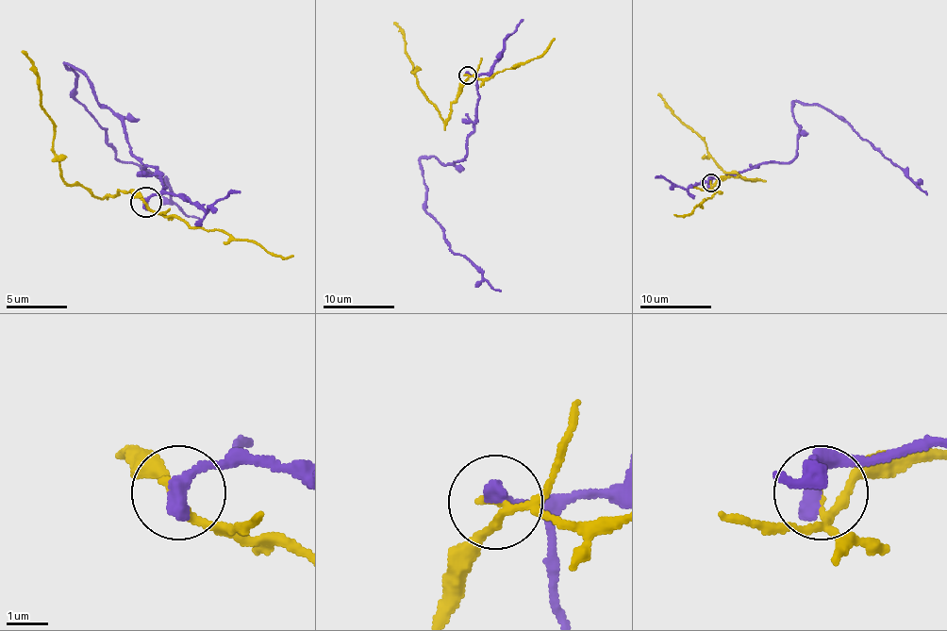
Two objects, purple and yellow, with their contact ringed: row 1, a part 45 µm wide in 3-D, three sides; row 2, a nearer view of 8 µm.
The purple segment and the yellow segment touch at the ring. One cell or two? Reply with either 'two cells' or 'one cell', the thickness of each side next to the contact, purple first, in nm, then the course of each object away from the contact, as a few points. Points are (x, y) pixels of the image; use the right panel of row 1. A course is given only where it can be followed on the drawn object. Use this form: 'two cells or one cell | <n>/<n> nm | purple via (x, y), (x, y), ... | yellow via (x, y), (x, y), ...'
two cells | 420/160 nm | purple via (711, 182), (763, 163), (789, 163), (795, 156), (799, 134), (791, 106), (803, 102), (840, 116), (926, 195) | yellow via (711, 182), (729, 177), (755, 179), (747, 181), (723, 170), (706, 143), (659, 92)

